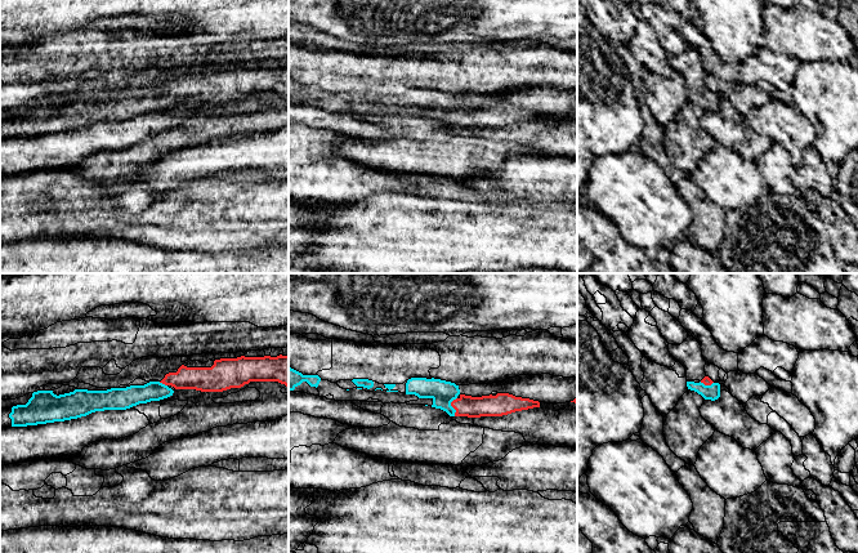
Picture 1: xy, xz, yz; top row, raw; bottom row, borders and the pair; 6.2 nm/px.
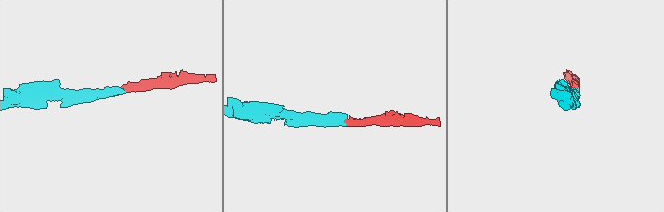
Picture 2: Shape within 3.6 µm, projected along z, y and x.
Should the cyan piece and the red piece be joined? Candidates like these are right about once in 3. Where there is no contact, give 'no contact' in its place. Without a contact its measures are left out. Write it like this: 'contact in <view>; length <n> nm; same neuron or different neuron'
contact in xz; length 120 nm; same neuron

